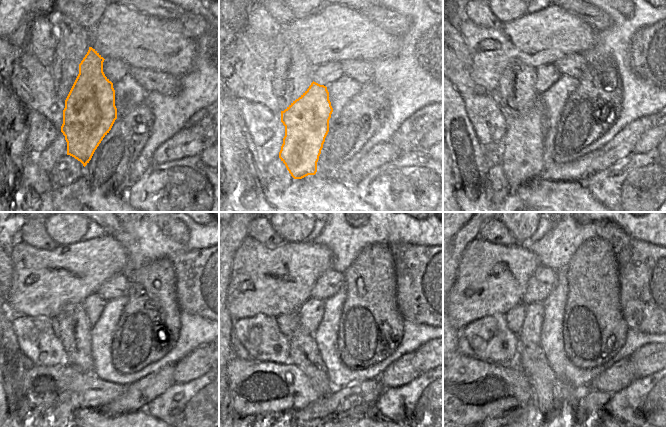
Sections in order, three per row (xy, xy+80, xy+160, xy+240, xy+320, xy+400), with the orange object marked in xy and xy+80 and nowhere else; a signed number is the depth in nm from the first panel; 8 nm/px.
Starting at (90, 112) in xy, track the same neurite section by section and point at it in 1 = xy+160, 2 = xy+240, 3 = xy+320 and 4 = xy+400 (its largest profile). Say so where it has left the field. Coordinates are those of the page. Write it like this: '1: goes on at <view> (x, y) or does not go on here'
1: goes on at xy+160 (521, 156)
2: goes on at xy+240 (64, 411)
3: goes on at xy+320 (286, 415)
4: does not go on here

